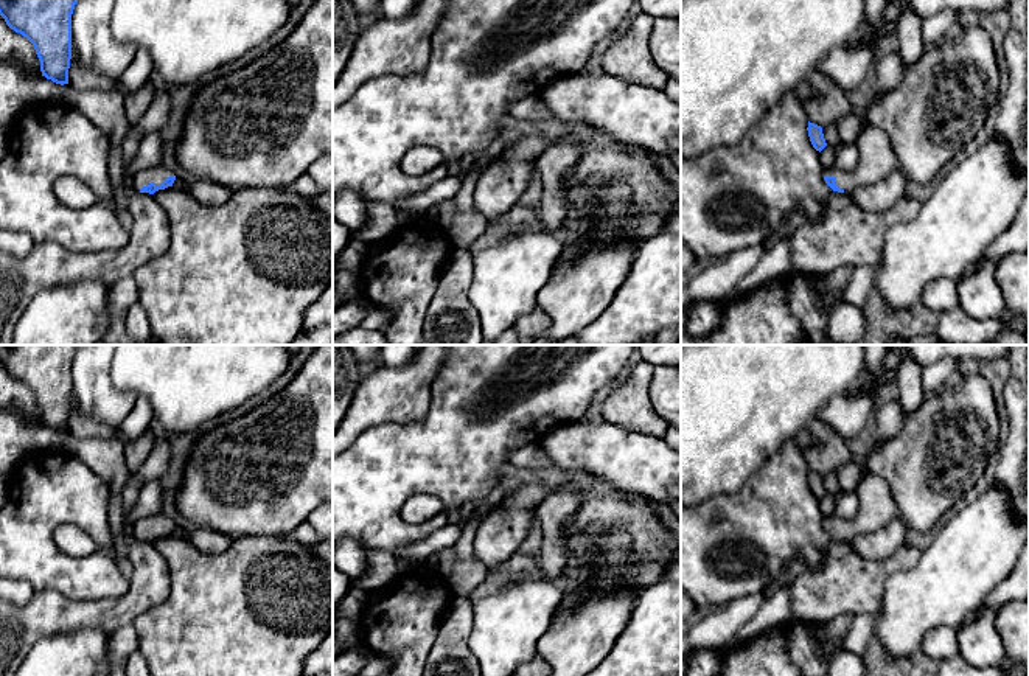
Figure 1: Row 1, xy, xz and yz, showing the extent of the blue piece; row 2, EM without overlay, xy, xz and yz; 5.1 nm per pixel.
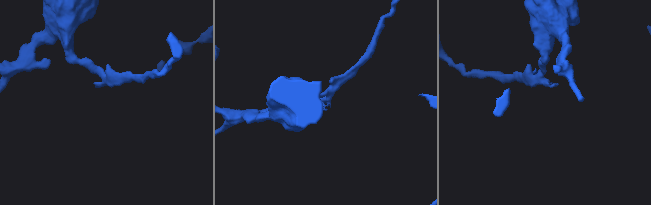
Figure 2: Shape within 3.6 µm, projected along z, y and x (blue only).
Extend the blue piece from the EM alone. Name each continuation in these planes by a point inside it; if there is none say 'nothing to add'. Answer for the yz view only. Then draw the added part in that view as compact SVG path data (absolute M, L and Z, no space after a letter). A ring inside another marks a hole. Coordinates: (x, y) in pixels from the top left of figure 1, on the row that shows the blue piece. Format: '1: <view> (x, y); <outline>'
1: yz (877, 159); M867 126L858 140L858 165L853 171L824 169L824 176L833 176L835 183L846 194L858 186L872 185L897 169L898 162L892 151L889 135L874 126Z

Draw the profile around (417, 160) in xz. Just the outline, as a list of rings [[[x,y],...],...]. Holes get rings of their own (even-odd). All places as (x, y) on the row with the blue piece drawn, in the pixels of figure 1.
[[[418,146],[404,154],[401,168],[409,176],[421,176],[441,163],[443,154],[440,151],[435,148]]]

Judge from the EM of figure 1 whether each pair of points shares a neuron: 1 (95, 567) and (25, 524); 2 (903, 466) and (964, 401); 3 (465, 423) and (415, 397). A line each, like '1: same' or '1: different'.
1: same
2: same
3: different

